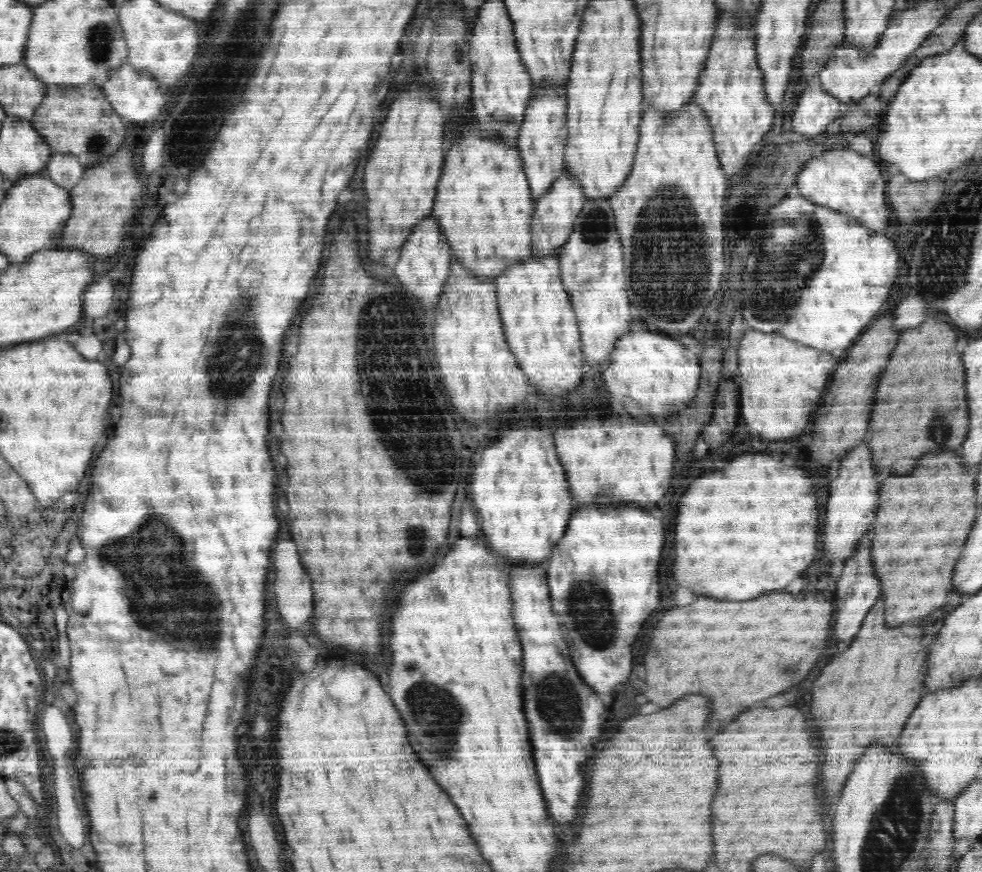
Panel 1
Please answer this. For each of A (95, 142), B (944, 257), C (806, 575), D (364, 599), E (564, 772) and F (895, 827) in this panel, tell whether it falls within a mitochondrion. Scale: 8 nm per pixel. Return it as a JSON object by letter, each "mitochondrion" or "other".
{"A":"mitochondrion","B":"mitochondrion","C":"other","D":"other","E":"other","F":"mitochondrion"}

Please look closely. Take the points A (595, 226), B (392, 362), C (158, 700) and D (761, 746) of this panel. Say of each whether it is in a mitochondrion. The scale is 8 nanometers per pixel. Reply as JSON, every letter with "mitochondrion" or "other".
{"A":"mitochondrion","B":"mitochondrion","C":"other","D":"other"}

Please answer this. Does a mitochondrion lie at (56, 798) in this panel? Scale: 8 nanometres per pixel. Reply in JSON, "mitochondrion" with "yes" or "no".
{"mitochondrion":"no"}

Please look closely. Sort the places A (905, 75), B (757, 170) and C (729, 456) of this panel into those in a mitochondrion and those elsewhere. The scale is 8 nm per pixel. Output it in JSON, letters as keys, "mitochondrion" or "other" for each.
{"A":"other","B":"mitochondrion","C":"other"}

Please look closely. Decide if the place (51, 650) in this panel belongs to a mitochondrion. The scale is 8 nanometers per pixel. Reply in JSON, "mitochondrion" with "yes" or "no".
{"mitochondrion":"no"}

